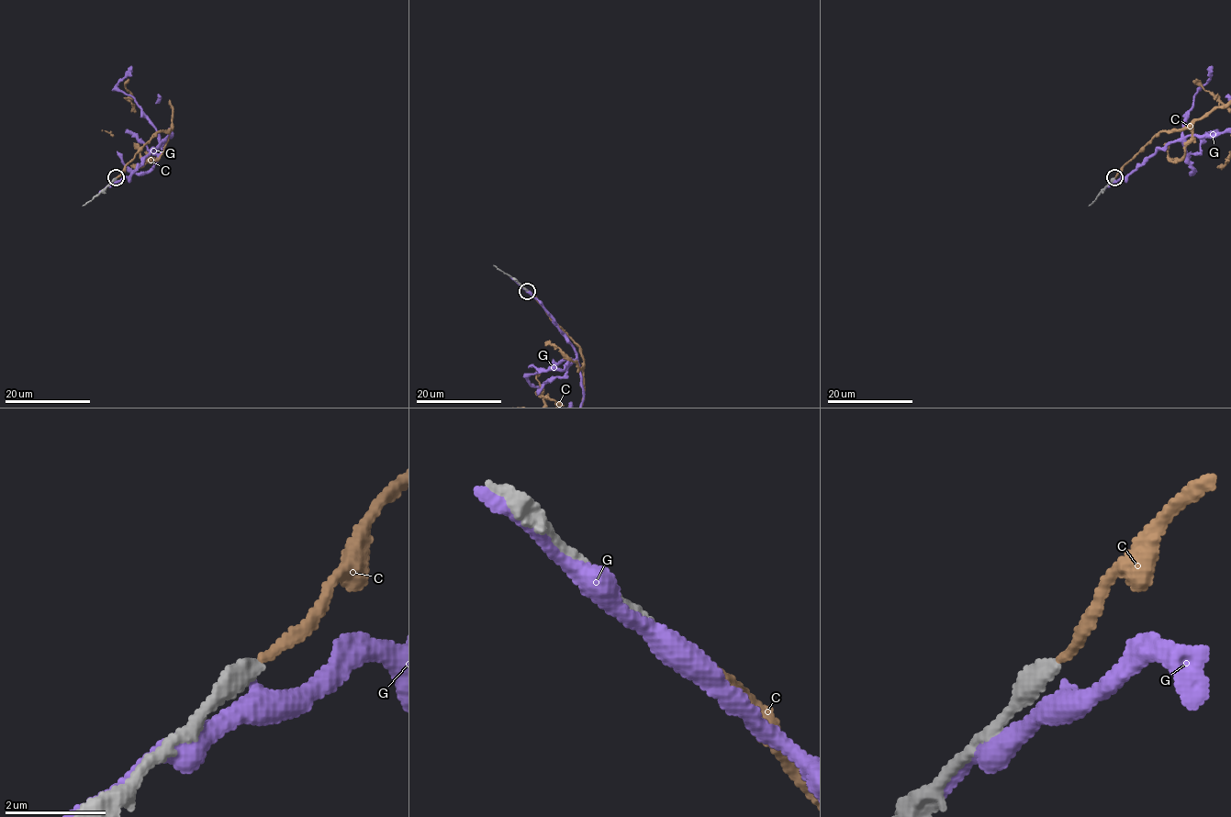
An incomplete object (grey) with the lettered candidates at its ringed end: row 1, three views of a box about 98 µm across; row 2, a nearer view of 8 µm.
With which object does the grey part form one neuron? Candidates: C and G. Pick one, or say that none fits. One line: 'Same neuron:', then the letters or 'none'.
Same neuron: C

